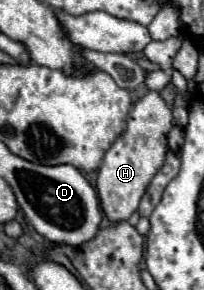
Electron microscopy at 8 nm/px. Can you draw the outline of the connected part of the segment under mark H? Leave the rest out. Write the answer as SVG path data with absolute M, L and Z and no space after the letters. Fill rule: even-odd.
M149 91L143 99L139 99L129 111L127 129L111 149L105 153L103 163L97 175L97 195L101 201L101 209L111 223L127 221L139 207L139 201L151 181L151 177L161 169L167 155L167 133L173 127L173 117L169 105L157 91Z

